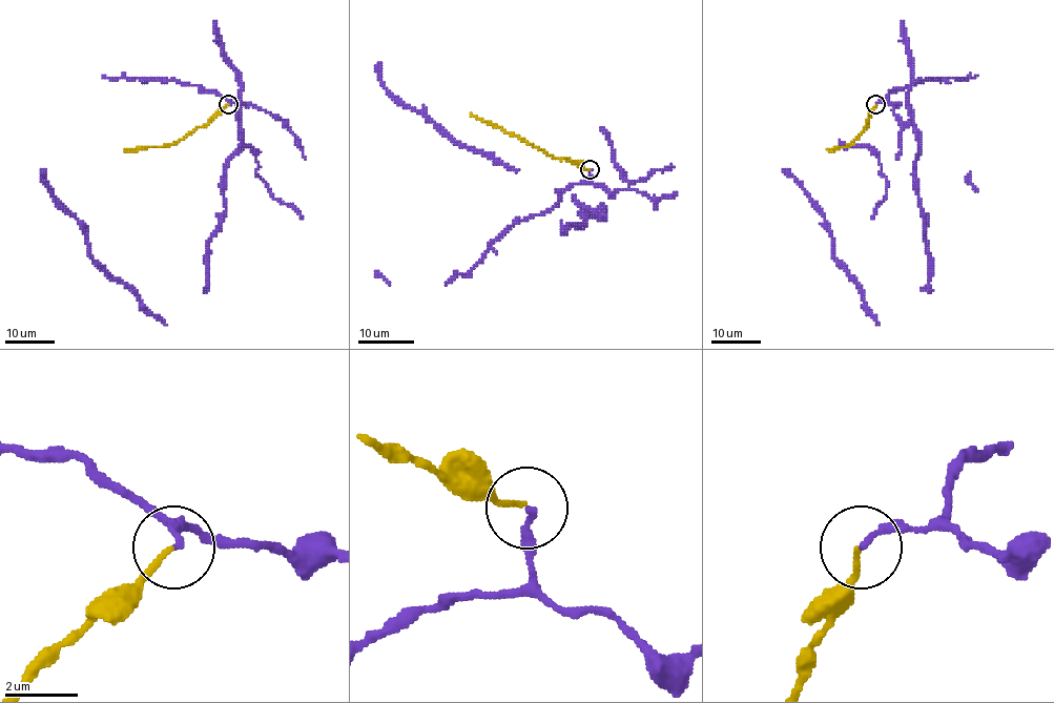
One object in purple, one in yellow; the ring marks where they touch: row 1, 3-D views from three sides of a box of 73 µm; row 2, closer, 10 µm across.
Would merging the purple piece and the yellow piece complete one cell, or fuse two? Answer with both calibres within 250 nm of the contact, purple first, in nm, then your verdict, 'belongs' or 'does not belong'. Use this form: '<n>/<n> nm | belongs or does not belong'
160/140 nm | does not belong

